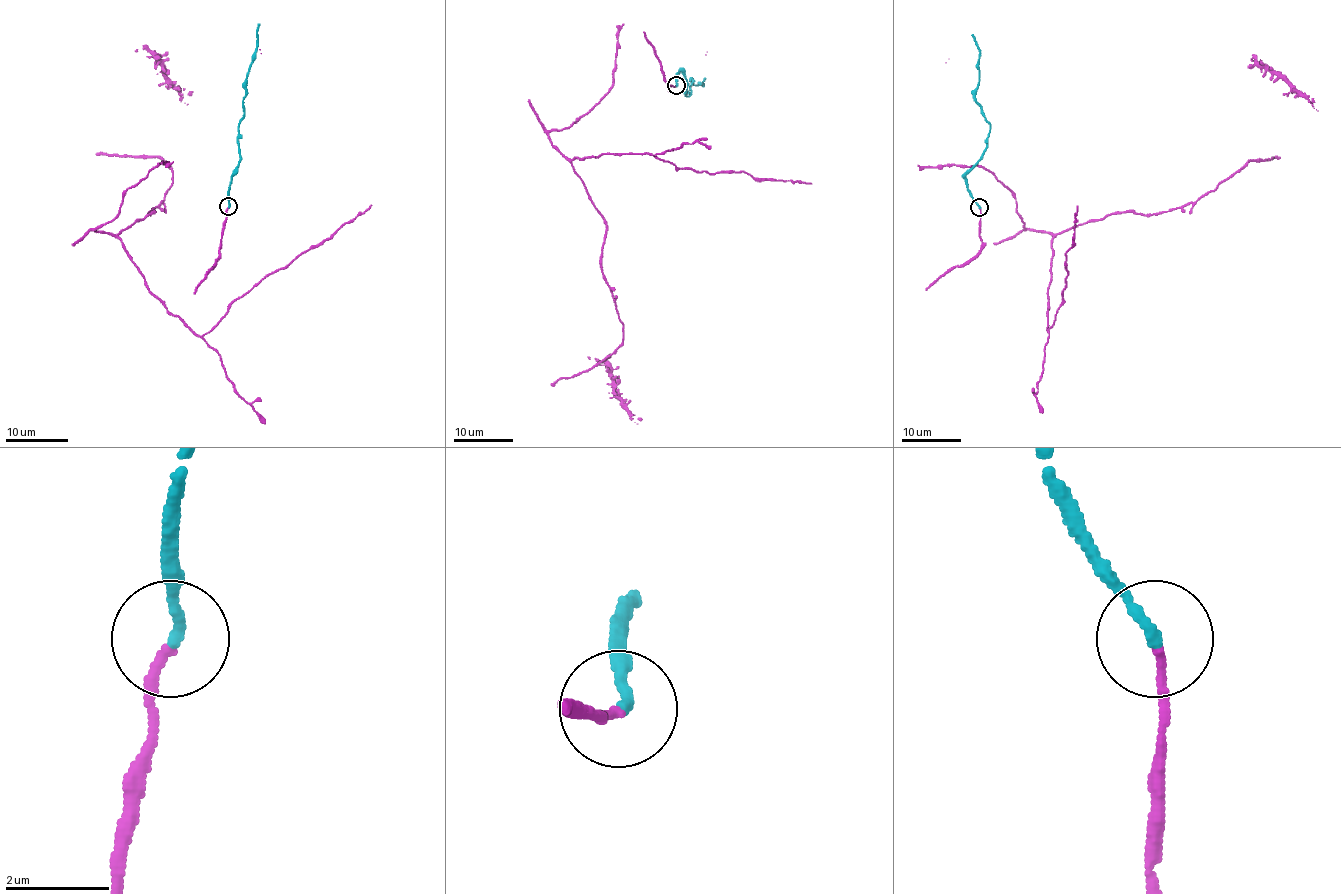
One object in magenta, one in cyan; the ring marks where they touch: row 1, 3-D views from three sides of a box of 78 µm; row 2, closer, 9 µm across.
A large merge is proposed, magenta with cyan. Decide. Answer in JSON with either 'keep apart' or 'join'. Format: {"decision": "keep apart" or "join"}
{"decision": "join"}

